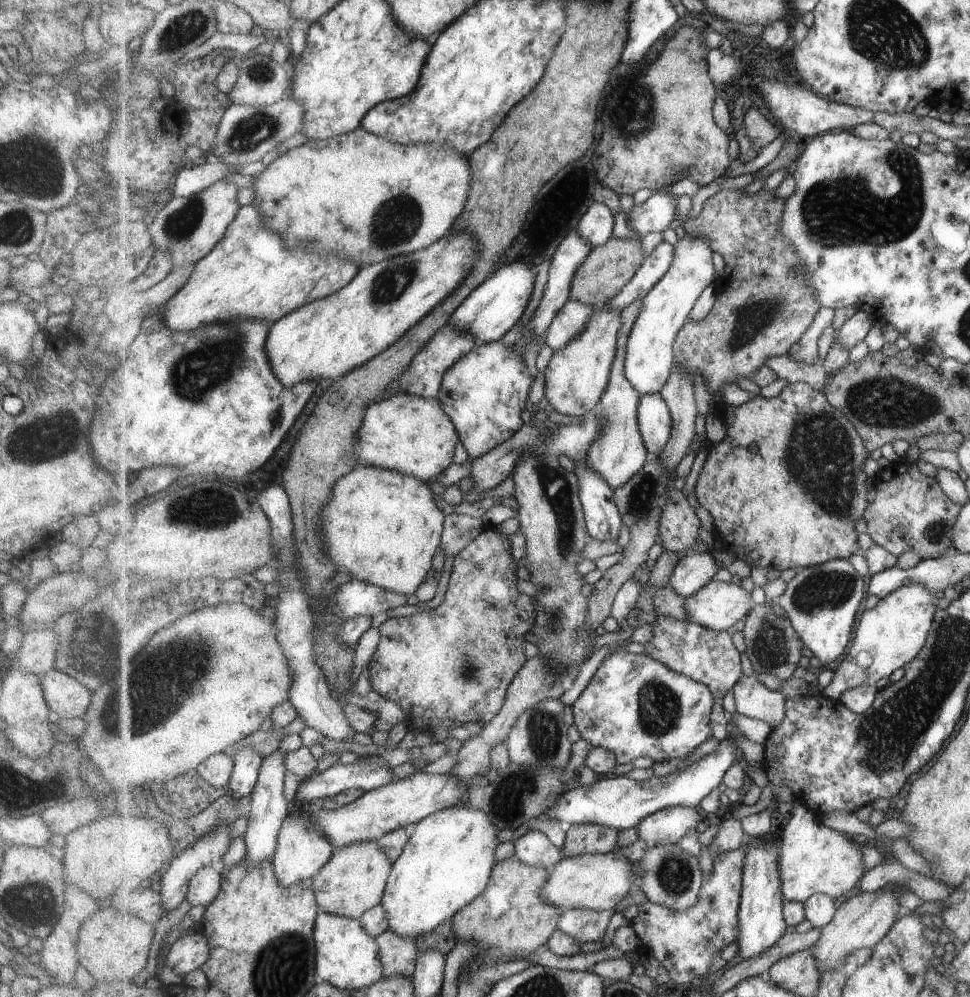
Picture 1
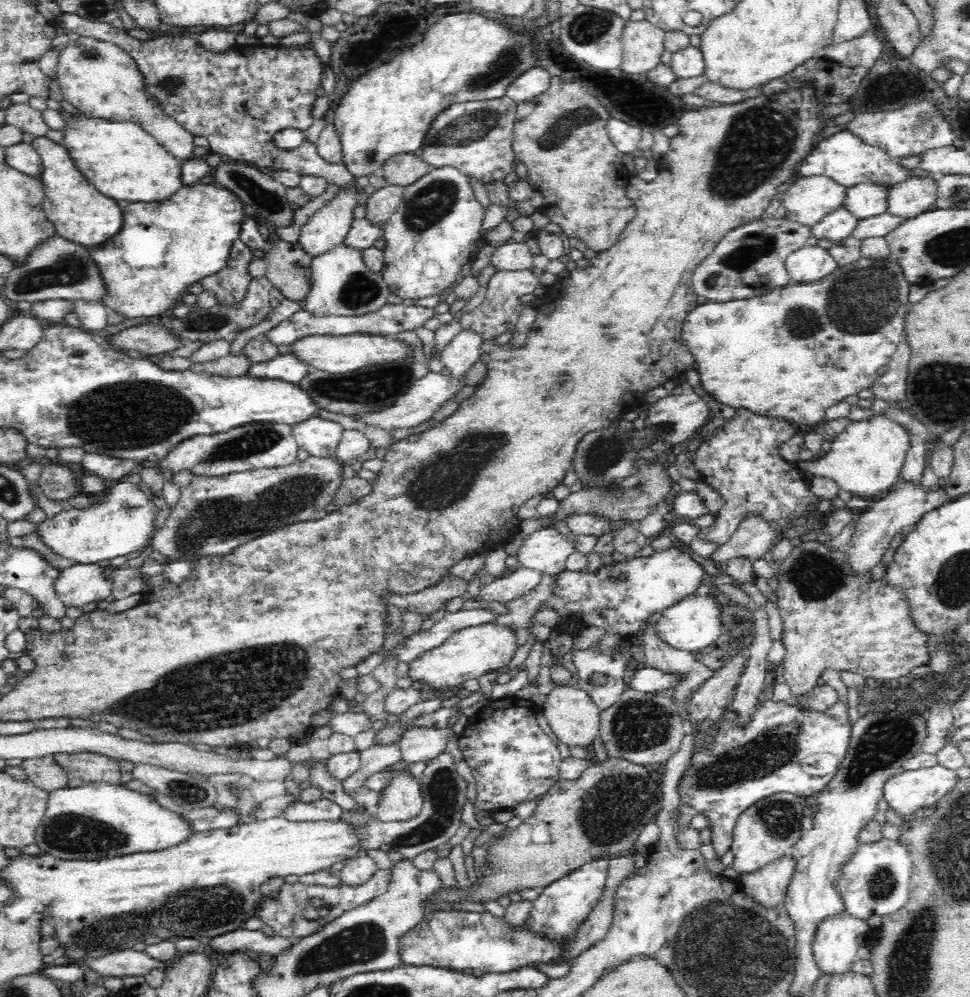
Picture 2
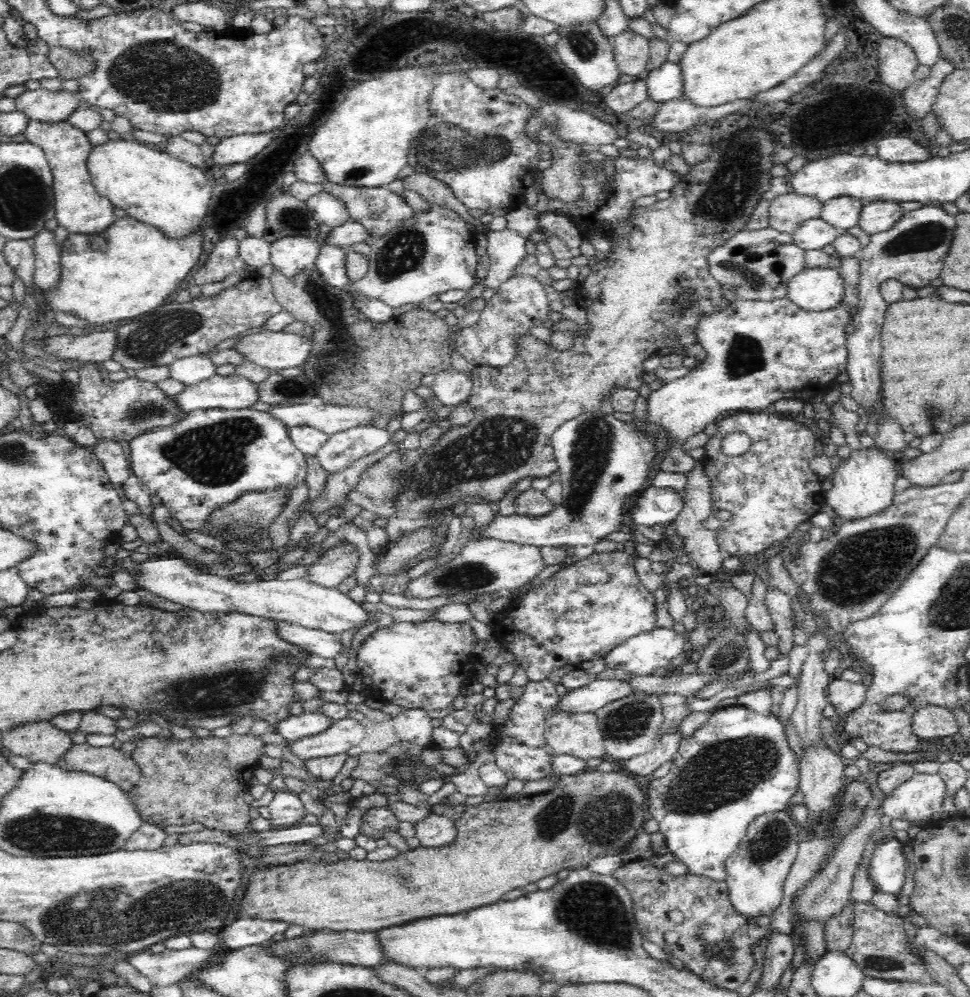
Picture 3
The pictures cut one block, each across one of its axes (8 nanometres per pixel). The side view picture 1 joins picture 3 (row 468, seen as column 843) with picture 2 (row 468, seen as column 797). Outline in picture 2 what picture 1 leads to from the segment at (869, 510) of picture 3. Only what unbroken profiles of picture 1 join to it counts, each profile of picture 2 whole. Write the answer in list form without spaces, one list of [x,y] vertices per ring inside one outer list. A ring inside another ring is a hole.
[[[885,413],[876,414],[860,421],[851,421],[834,437],[831,449],[818,461],[796,461],[798,468],[810,476],[830,478],[839,488],[852,496],[871,500],[889,490],[898,481],[902,465],[911,445],[911,432],[898,420]]]

